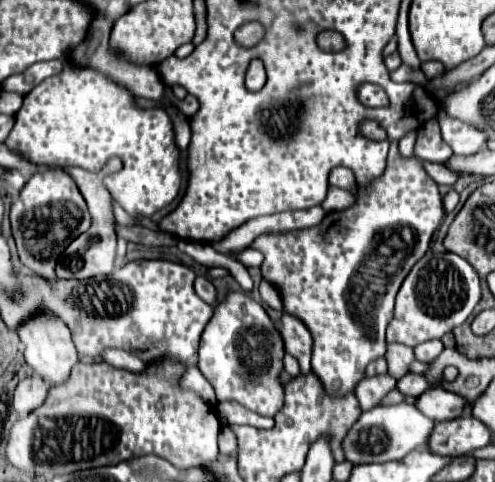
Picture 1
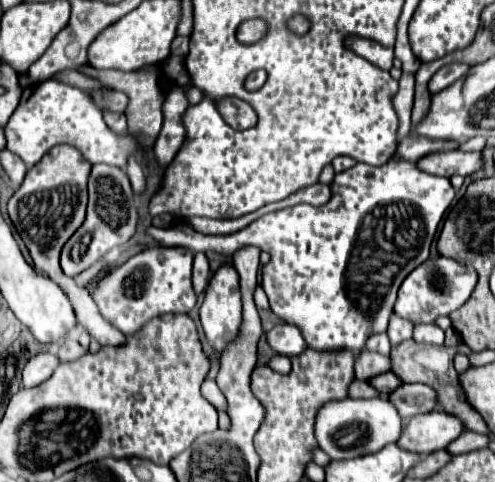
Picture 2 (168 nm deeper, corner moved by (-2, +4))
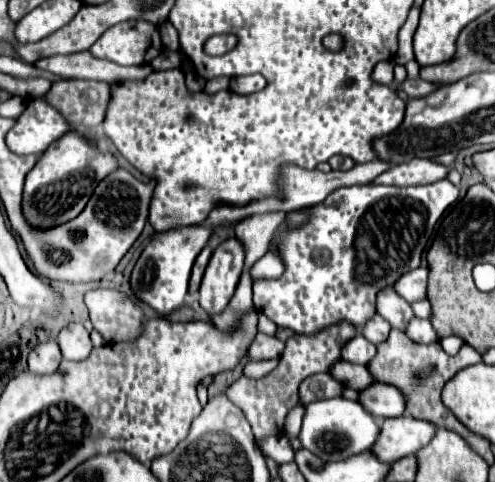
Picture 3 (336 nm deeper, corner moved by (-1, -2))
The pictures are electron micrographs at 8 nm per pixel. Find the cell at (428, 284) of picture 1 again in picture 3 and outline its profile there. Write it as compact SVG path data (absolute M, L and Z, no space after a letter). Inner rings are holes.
M419 266L411 272L407 272L405 276L401 276L395 282L395 290L399 296L403 296L407 302L415 302L425 298L427 294L427 268Z

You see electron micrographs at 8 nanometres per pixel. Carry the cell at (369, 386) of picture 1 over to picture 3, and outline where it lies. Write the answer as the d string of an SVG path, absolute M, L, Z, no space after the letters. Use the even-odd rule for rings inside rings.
M355 334L351 338L351 344L343 346L343 360L353 364L367 364L375 356L375 344L371 344L365 336Z

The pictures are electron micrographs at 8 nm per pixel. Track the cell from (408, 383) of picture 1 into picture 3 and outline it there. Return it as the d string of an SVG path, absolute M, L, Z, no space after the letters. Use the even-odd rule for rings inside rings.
M339 360L339 364L335 364L335 368L331 368L329 374L335 380L339 380L345 388L353 388L353 390L363 390L375 382L365 366L347 364L345 360Z

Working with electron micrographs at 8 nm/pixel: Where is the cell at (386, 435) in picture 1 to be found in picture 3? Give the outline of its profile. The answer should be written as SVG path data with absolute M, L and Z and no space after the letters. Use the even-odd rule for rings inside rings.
M337 396L327 400L315 400L305 406L299 442L305 450L313 452L321 460L345 460L347 456L369 450L375 444L377 436L379 436L379 420L373 418L369 412L365 412L361 404Z

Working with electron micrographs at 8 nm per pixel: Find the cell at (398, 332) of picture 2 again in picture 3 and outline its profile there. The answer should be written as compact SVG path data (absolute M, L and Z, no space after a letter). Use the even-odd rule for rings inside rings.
M383 288L377 296L377 312L391 322L393 328L405 330L407 322L413 318L411 306L393 290L393 288Z

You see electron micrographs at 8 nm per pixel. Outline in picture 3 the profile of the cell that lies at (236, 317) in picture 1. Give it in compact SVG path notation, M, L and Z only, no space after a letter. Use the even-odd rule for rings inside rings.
M229 238L221 242L209 260L199 288L199 304L207 314L217 314L227 306L237 288L241 270L243 248L239 248L239 240Z

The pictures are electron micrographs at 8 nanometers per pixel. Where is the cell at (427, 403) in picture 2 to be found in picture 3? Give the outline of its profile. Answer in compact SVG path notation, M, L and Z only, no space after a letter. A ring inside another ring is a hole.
M371 384L367 392L359 392L357 402L363 404L363 408L367 408L375 418L395 418L405 414L405 396L389 384Z

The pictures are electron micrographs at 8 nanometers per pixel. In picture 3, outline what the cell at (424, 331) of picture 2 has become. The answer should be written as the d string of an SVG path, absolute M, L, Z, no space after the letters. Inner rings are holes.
M413 316L413 320L409 320L407 328L405 328L405 334L415 340L415 342L423 342L423 344L429 344L429 342L437 342L439 336L435 334L433 326L429 320L423 320L423 318L417 318Z

